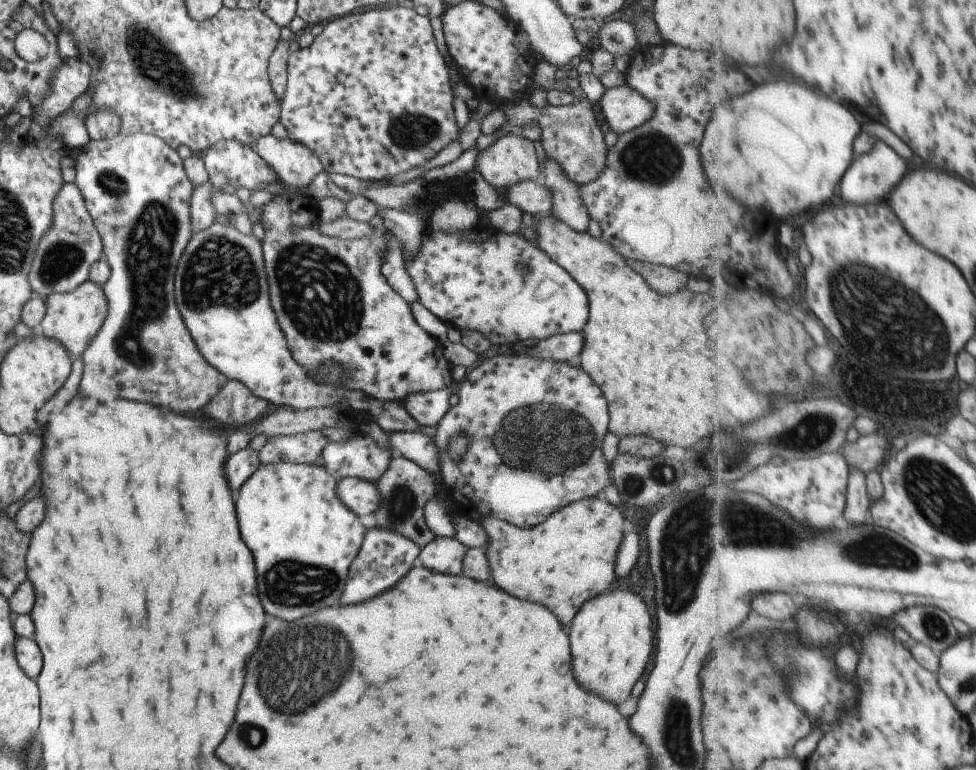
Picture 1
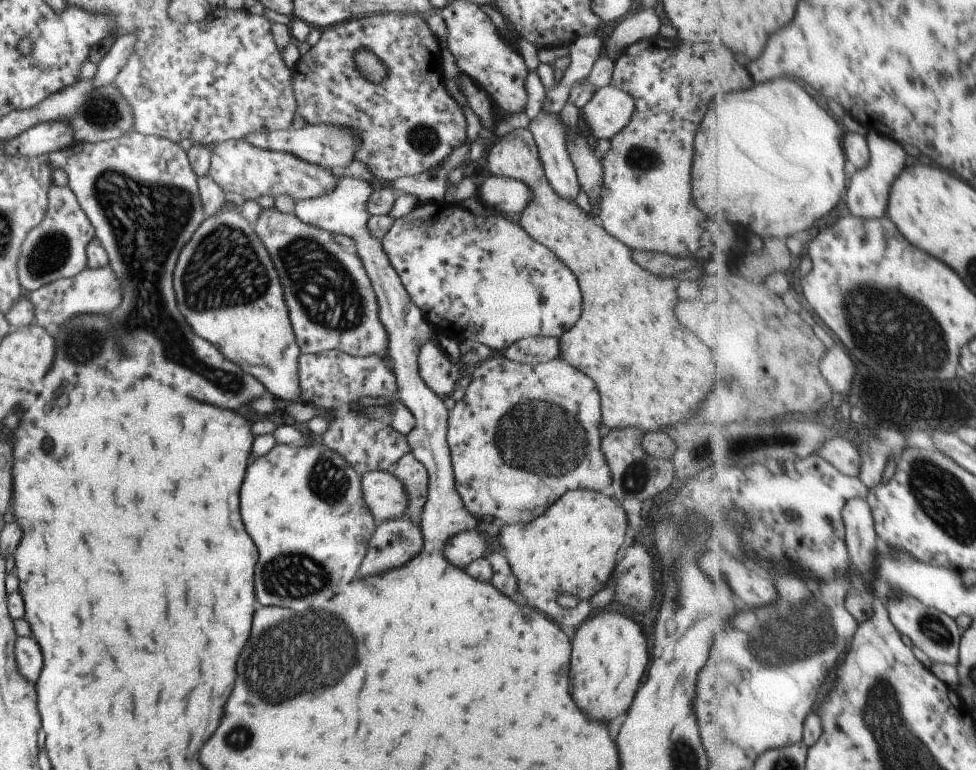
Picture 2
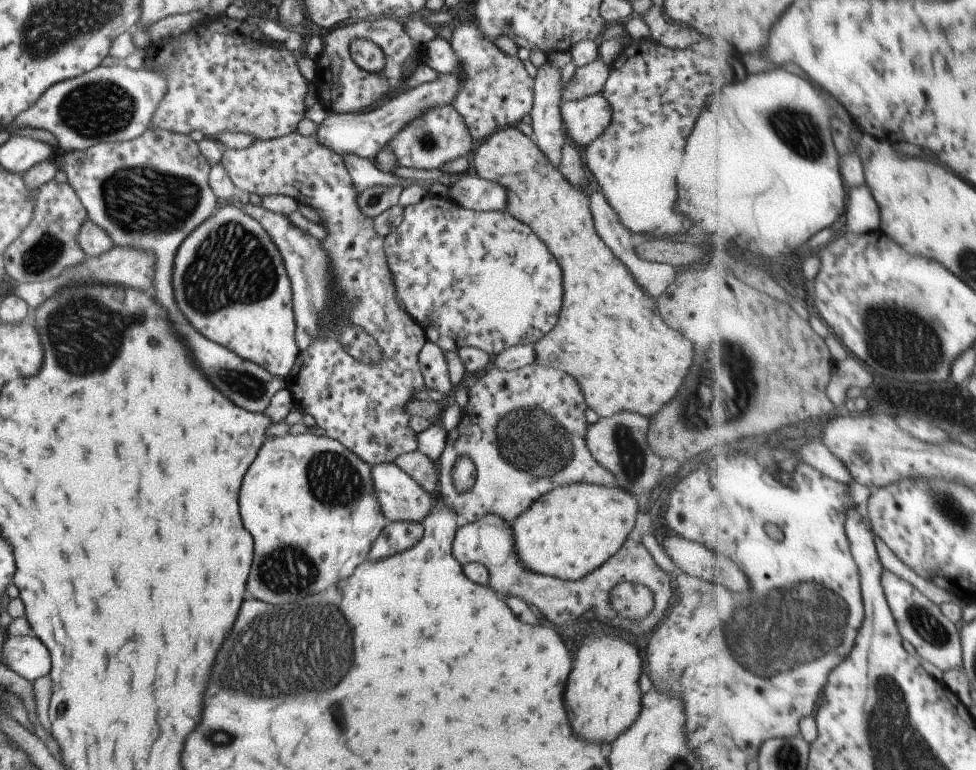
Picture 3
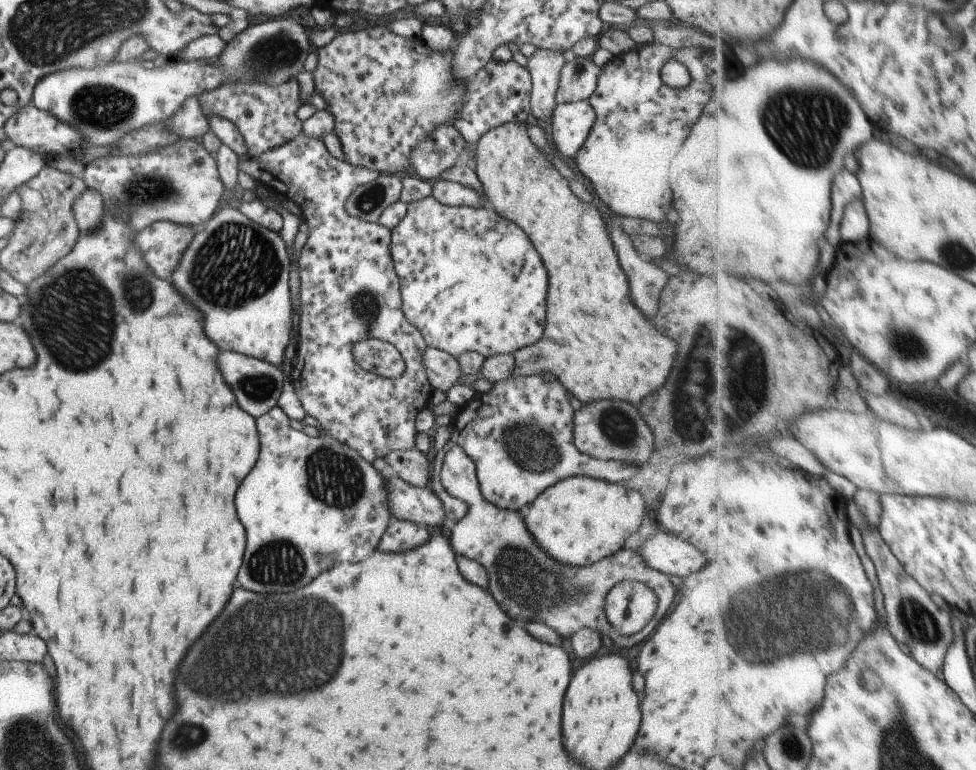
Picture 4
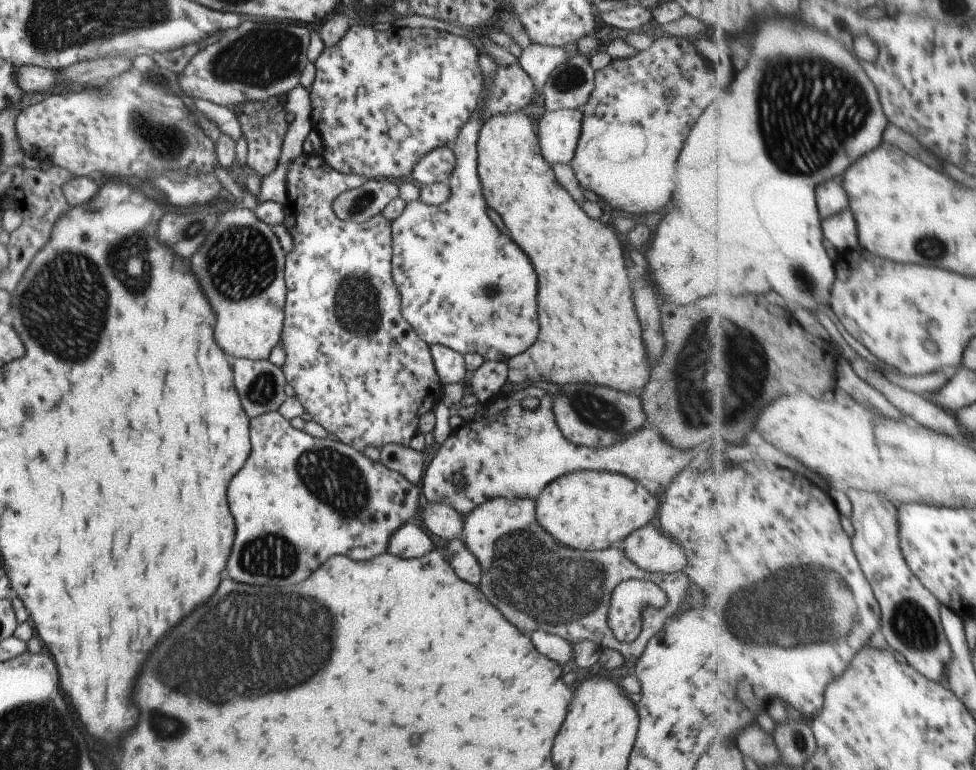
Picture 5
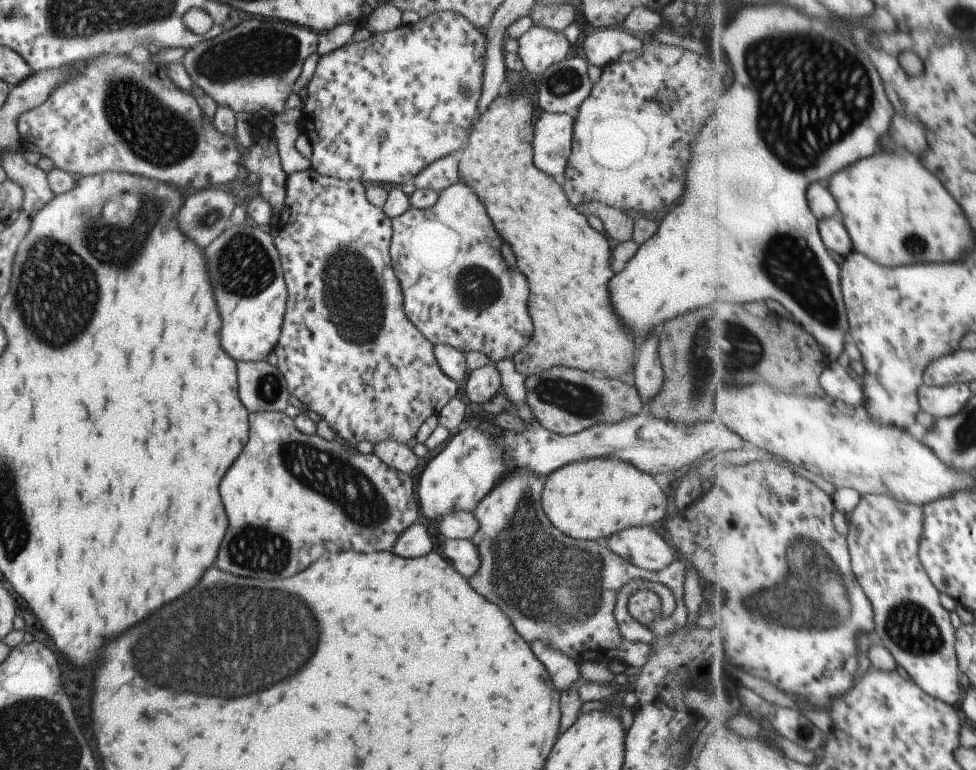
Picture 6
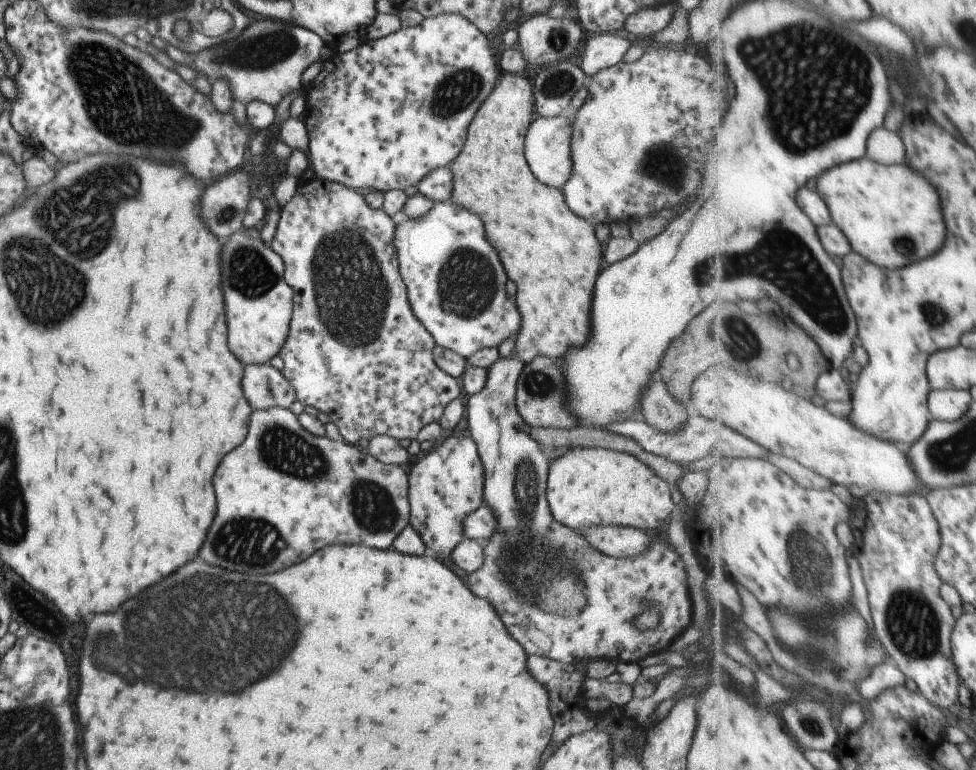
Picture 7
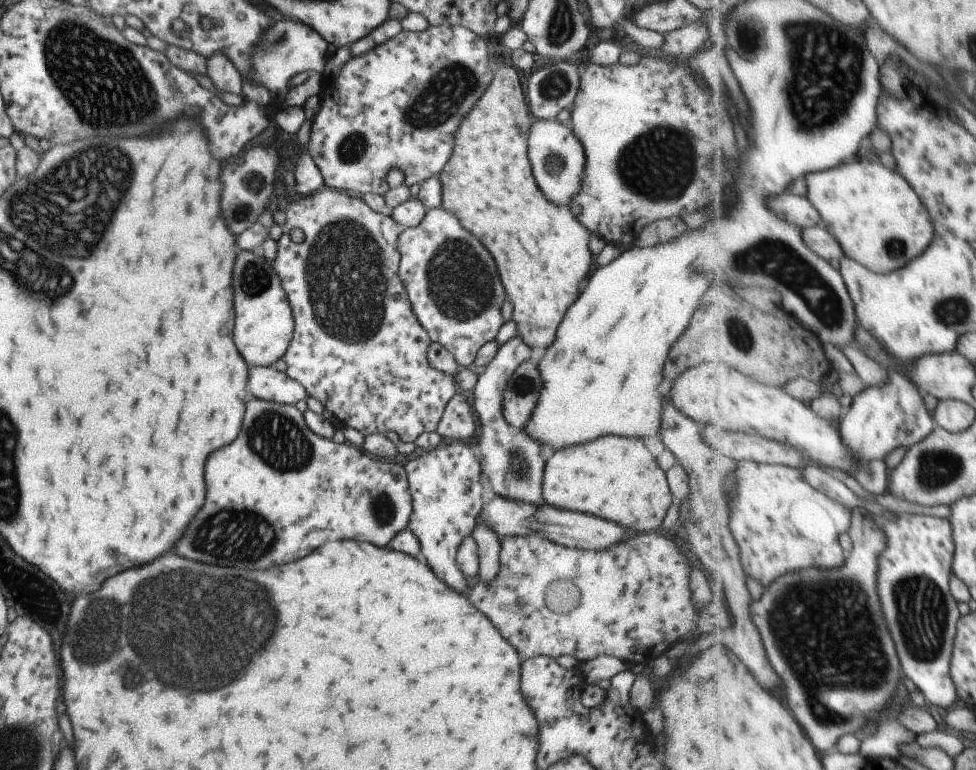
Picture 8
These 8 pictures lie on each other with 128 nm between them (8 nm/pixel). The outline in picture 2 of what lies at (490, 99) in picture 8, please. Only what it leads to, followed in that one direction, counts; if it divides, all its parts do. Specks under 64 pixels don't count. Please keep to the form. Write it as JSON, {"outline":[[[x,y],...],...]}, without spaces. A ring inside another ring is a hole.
{"outline":[[[517,128],[512,132],[507,133],[501,137],[498,137],[493,146],[490,145],[489,154],[486,156],[486,168],[491,175],[510,177],[518,179],[524,184],[529,186],[531,192],[531,199],[529,203],[522,209],[522,220],[519,220],[520,226],[540,244],[547,246],[554,254],[558,255],[558,258],[574,273],[576,280],[578,281],[579,289],[582,293],[582,314],[576,321],[576,324],[565,330],[559,336],[559,358],[564,362],[567,362],[570,366],[577,368],[580,372],[583,372],[588,378],[594,380],[594,384],[598,389],[601,396],[601,422],[604,423],[610,429],[621,429],[624,427],[636,427],[641,431],[653,431],[664,428],[665,426],[672,426],[678,422],[691,422],[692,418],[695,418],[694,410],[701,405],[700,400],[704,400],[706,392],[712,388],[712,384],[716,384],[716,378],[722,378],[722,384],[724,384],[724,372],[722,376],[716,376],[716,372],[712,372],[712,364],[710,364],[710,350],[694,336],[690,334],[676,318],[674,318],[674,305],[684,297],[687,292],[686,284],[681,283],[676,279],[662,279],[653,275],[651,272],[644,270],[641,266],[638,266],[631,257],[631,249],[625,244],[622,244],[618,239],[615,239],[608,231],[603,227],[603,224],[599,222],[598,218],[592,216],[590,213],[586,213],[580,209],[576,202],[561,197],[554,192],[554,189],[547,181],[545,174],[543,173],[542,163],[539,160],[539,150],[534,140],[533,134],[529,128]]]}

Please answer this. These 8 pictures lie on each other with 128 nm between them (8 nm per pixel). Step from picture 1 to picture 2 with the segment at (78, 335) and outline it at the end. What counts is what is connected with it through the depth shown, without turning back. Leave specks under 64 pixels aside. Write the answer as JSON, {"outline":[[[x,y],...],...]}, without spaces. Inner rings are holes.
{"outline":[[[108,262],[104,266],[96,268],[87,266],[72,278],[59,278],[54,282],[49,282],[30,291],[26,297],[34,305],[34,322],[52,334],[58,325],[76,315],[82,313],[110,314],[121,305],[123,284]]]}

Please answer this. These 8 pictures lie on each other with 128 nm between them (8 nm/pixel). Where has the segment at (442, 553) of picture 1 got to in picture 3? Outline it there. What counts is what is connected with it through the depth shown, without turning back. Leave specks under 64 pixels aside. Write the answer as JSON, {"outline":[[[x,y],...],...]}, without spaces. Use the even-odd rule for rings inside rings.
{"outline":[[[485,514],[475,521],[466,523],[460,527],[452,543],[454,558],[460,563],[479,562],[482,563],[492,578],[494,592],[502,598],[516,596],[522,598],[526,604],[534,604],[540,614],[556,626],[576,626],[578,618],[582,614],[592,612],[594,619],[606,622],[614,630],[624,630],[634,636],[642,636],[648,630],[652,630],[666,614],[666,608],[672,598],[672,577],[666,575],[658,564],[652,559],[652,555],[642,543],[628,538],[622,544],[621,549],[614,553],[604,564],[589,572],[586,576],[575,581],[564,580],[558,577],[543,575],[526,568],[519,559],[515,549],[515,538],[512,526],[501,516]],[[621,582],[640,583],[647,586],[652,592],[655,600],[654,608],[648,616],[634,626],[632,622],[622,622],[622,618],[611,607],[609,594],[612,588]]]}

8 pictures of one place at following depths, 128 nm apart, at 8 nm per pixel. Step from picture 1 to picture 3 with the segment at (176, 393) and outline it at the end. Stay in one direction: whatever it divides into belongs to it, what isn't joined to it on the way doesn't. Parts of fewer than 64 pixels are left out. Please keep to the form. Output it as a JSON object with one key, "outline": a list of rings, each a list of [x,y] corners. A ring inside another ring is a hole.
{"outline":[[[148,128],[139,137],[129,141],[119,143],[98,143],[93,147],[84,150],[75,150],[72,152],[62,152],[58,154],[56,150],[54,160],[58,158],[68,158],[72,165],[64,164],[64,170],[67,174],[67,183],[76,191],[80,197],[87,216],[93,220],[103,231],[106,231],[115,245],[135,246],[136,248],[148,251],[155,256],[155,279],[150,288],[150,294],[156,290],[156,300],[168,308],[170,320],[178,326],[178,332],[186,338],[186,344],[192,350],[192,356],[200,370],[210,378],[210,382],[226,394],[234,404],[244,408],[252,414],[263,413],[271,403],[274,395],[283,388],[286,388],[287,380],[279,376],[270,374],[263,366],[252,361],[240,358],[237,354],[232,354],[228,348],[214,344],[202,334],[198,334],[178,312],[174,298],[172,298],[172,278],[173,262],[182,242],[189,237],[190,233],[198,228],[205,220],[208,220],[221,203],[218,202],[213,188],[209,183],[209,170],[211,164],[202,154],[198,143],[194,141],[189,134],[180,134],[176,131],[167,131],[160,128]]]}

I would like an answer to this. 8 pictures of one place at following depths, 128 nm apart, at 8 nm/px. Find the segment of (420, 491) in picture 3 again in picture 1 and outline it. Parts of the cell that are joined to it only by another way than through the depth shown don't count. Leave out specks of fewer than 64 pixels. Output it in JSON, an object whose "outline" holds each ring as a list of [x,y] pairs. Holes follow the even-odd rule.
{"outline":[[[346,477],[337,486],[338,498],[358,516],[375,514],[382,503],[382,493],[374,481]]]}

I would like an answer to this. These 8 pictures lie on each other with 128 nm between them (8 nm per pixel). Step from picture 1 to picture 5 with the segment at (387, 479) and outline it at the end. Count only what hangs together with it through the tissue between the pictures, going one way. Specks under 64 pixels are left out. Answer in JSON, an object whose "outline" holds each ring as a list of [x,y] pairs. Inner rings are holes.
{"outline":[[[385,444],[380,448],[379,461],[416,484],[424,474],[425,456],[411,447]]]}

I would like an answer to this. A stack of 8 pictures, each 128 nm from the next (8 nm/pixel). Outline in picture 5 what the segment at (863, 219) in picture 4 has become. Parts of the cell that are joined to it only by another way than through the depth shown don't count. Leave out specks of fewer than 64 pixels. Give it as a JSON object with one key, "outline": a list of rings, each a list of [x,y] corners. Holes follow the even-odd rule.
{"outline":[[[851,208],[845,209],[839,215],[825,218],[823,229],[826,238],[836,248],[840,248],[840,250],[858,250],[860,248],[857,222]]]}

